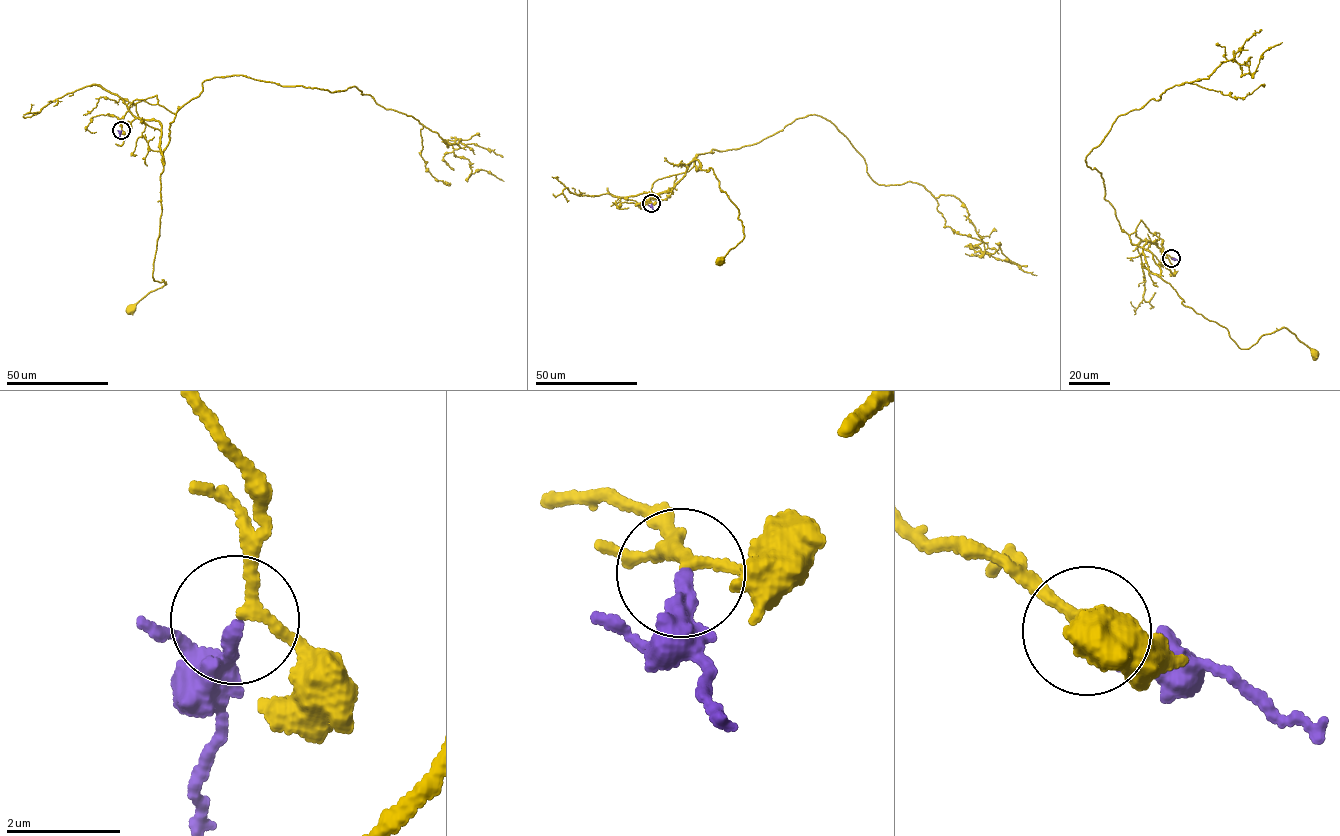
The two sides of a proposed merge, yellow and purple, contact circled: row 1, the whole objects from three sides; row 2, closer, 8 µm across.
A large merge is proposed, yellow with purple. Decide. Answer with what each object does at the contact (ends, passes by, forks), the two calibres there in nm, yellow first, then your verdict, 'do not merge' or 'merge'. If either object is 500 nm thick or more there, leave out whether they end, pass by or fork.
yellow passes by; purple ends there; 170 nm thick on the yellow side, 220 nm on the other; merge

